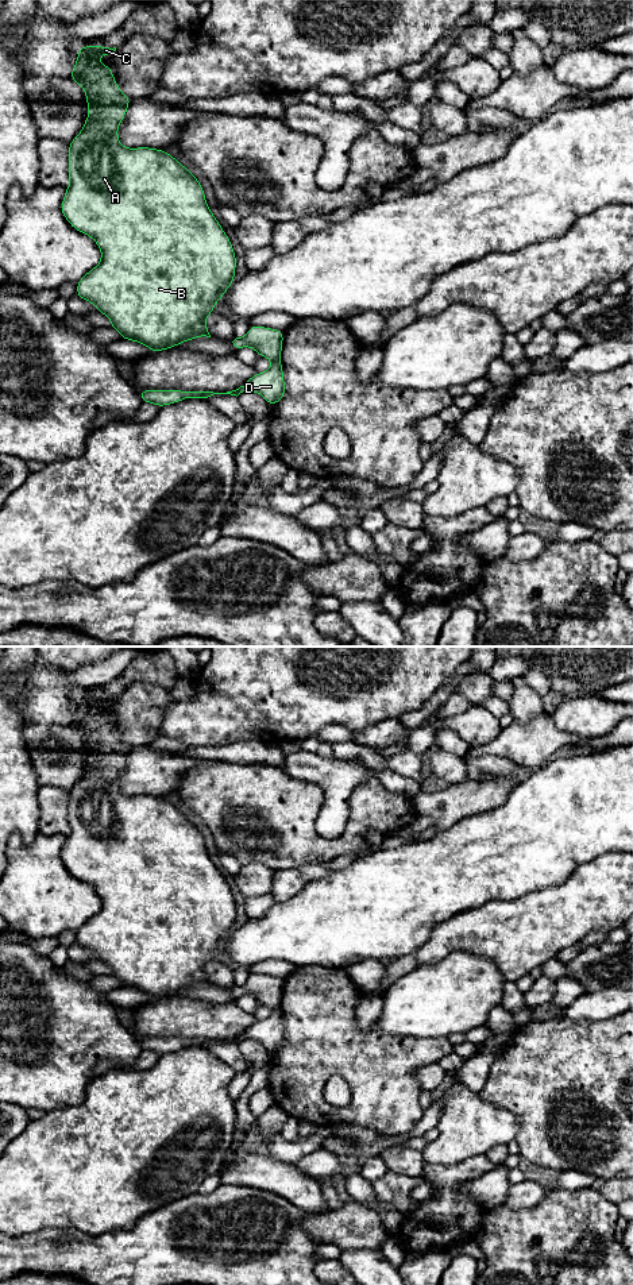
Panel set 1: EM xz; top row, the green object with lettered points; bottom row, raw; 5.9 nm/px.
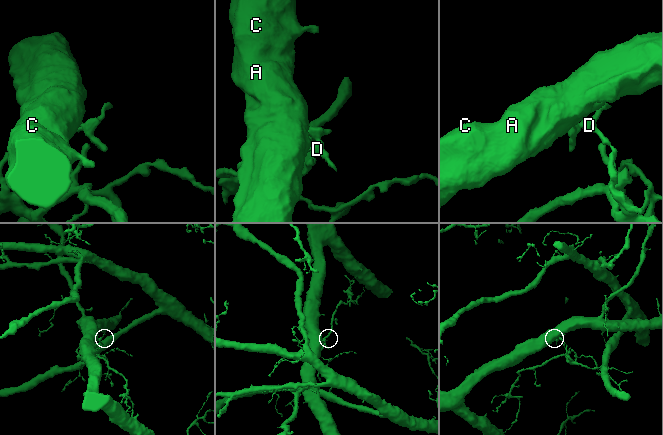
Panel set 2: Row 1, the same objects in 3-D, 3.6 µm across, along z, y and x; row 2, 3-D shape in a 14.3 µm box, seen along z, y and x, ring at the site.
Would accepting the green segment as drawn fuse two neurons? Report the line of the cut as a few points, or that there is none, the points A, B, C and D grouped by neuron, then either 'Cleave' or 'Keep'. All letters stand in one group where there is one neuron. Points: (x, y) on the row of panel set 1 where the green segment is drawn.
Split along xz (278, 359), (273, 362). Groups: A B C / D. Cleave

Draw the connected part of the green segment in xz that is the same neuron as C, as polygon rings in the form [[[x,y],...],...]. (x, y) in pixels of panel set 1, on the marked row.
[[[81,46],[78,47],[78,58],[74,63],[69,78],[78,82],[78,85],[86,93],[86,105],[89,115],[84,123],[81,132],[69,143],[69,180],[70,185],[66,189],[65,197],[61,202],[61,211],[69,224],[78,232],[90,236],[97,247],[101,250],[101,262],[89,270],[78,282],[76,294],[92,302],[100,313],[104,313],[112,323],[111,328],[121,333],[121,339],[134,340],[146,347],[153,352],[162,350],[170,350],[184,341],[189,341],[196,337],[207,336],[211,337],[205,325],[205,319],[215,310],[215,304],[221,300],[223,294],[228,290],[231,283],[235,281],[236,255],[229,238],[211,212],[207,205],[204,189],[198,180],[174,157],[167,154],[165,150],[136,147],[128,148],[119,143],[117,128],[124,120],[127,107],[132,99],[127,97],[119,89],[117,82],[113,78],[113,72],[107,65],[97,61],[99,55],[108,55],[116,50],[105,46]]]

